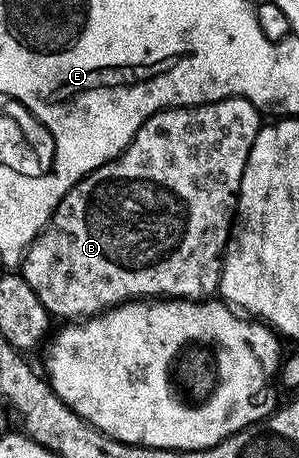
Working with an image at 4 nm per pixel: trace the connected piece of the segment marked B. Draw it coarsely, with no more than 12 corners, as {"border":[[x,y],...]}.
{"border":[[162,109],[27,249],[52,318],[207,299],[260,110]]}

